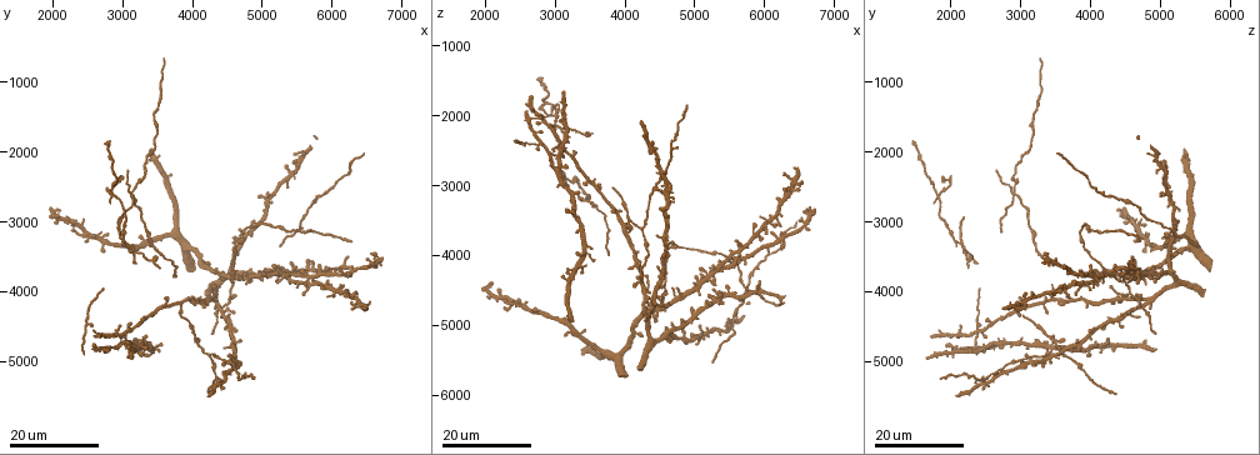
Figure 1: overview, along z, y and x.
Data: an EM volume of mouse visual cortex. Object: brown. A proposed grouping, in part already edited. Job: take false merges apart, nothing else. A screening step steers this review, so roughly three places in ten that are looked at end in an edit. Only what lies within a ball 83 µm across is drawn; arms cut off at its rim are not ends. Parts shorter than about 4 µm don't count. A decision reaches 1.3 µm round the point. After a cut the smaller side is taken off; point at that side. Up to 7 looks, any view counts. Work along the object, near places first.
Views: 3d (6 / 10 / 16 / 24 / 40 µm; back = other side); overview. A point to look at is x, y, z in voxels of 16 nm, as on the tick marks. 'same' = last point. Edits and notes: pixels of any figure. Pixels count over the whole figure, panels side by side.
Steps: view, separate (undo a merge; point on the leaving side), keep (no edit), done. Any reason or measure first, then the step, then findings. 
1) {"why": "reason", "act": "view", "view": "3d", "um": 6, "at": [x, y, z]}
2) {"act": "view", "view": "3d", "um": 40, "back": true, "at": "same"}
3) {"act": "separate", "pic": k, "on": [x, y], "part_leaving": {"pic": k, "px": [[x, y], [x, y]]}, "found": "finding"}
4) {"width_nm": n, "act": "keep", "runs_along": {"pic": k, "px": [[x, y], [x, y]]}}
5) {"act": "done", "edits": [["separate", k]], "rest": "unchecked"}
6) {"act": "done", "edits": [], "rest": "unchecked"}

{"why": "four or more arms meet", "act": "view", "view": "3d", "um": 24, "at": [3150, 2550, 2850]}

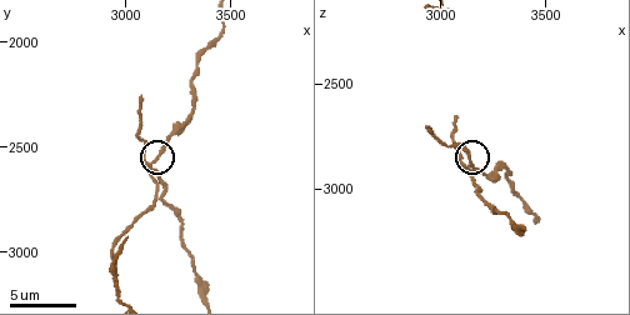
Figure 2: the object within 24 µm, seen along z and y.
{"act": "view", "view": "3d", "um": 6, "at": [3110, 2610, 2890]}

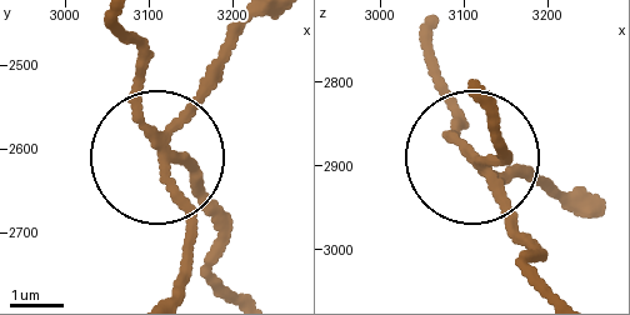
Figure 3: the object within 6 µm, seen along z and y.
{"act": "separate", "pic": 3, "on": [200, 180], "part_leaving": {"pic": 3, "px": [[168, 148], [213, 224], [231, 291]]}, "found": "a second neuron is stuck on"}

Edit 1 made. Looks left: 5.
{"why": "see it whole again", "act": "view", "view": "overview"}

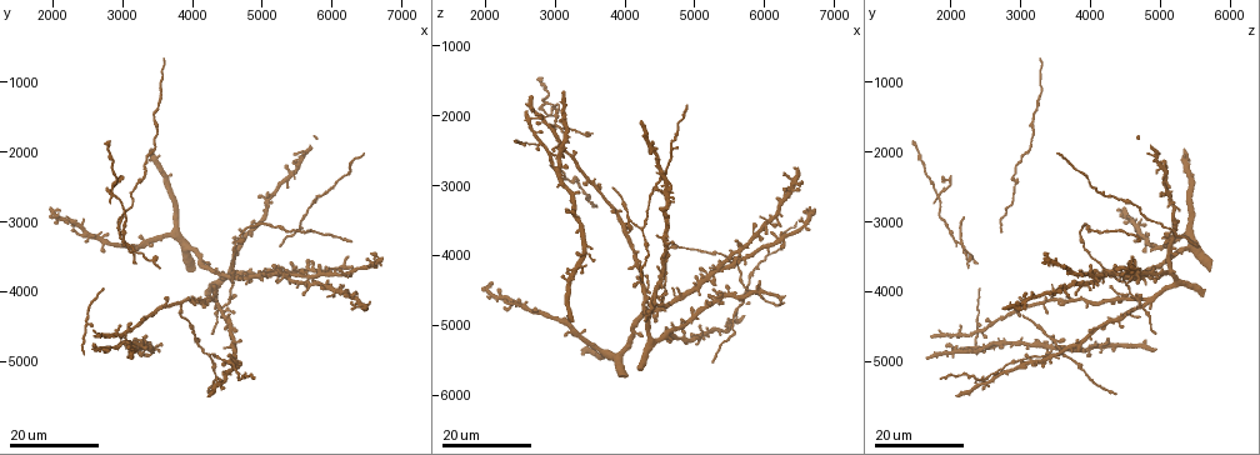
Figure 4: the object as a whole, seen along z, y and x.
{"why": "four-way junction", "act": "view", "view": "3d", "um": 24, "at": [2850, 2600, 1800]}

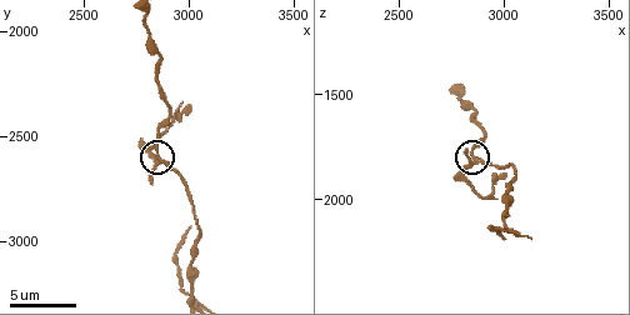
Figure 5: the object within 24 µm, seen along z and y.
{"act": "view", "view": "3d", "um": 6, "at": [2850, 2630, 1820]}

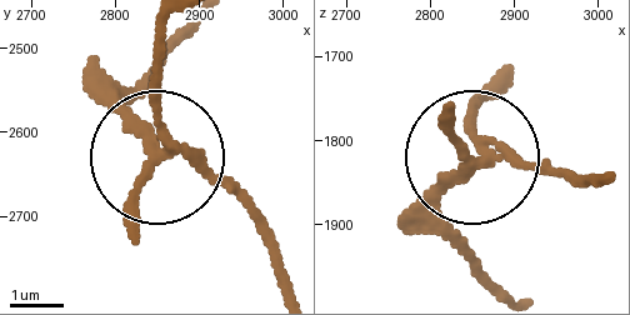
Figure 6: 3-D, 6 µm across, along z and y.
{"act": "separate", "pic": 6, "on": [116, 96], "part_leaving": {"pic": 6, "px": [[168, 140], [126, 95], [180, 33]]}, "found": "a second neuron is stuck on"}

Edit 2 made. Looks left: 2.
{"why": "a fork", "act": "view", "view": "3d", "um": 24, "at": [4450, 4950, 3000]}

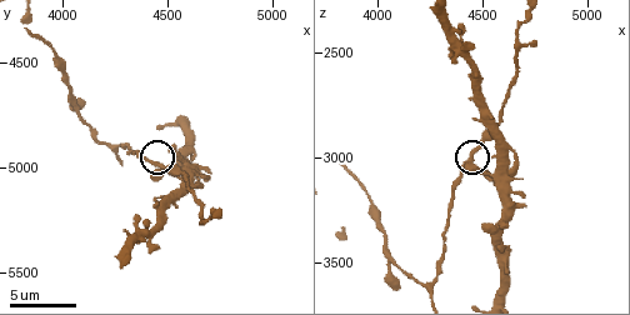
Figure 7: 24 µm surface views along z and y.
{"why": "closer look", "act": "view", "view": "3d", "um": 6, "at": [4450, 4990, 3020]}

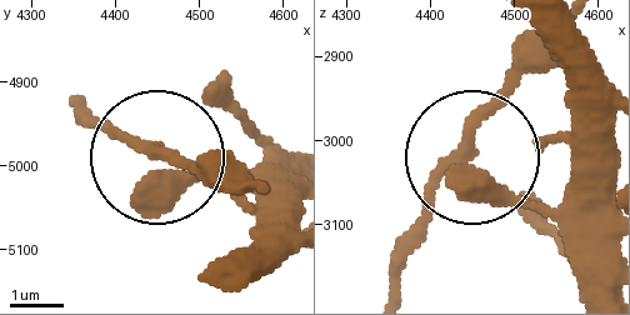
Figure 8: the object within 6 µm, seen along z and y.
{"width_nm": 190, "act": "keep", "found": "continuous, no second neuron"}

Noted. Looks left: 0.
{"act": "done", "edits": [["separate", 3], ["separate", 6]], "rest": "unchecked"}

